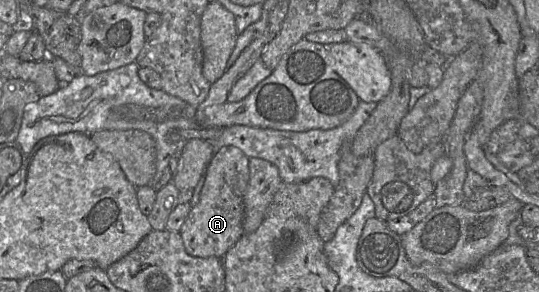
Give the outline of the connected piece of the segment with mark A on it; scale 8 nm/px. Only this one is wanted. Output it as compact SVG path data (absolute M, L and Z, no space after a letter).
M228 145L213 154L204 172L200 197L180 228L186 252L195 257L222 258L244 234L244 195L249 182L249 157L236 146Z

